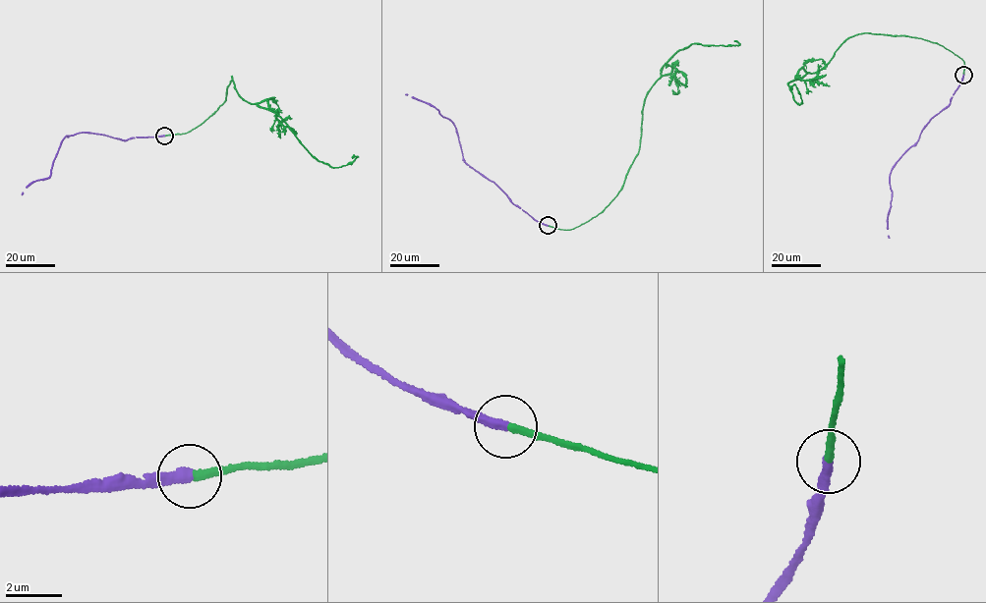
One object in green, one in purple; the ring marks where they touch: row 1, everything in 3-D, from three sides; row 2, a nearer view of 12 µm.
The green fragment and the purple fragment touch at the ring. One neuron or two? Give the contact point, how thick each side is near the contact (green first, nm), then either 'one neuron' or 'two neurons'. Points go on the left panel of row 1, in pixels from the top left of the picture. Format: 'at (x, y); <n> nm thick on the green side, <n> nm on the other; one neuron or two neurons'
at (164, 136); 280 nm thick on the green side, 380 nm on the other; one neuron

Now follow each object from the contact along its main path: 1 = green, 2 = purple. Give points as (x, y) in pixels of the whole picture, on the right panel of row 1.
1: (963, 75), (962, 60), (938, 43), (865, 32), (788, 82), (802, 103), (791, 88)
2: (963, 75), (949, 104), (922, 130), (890, 174), (889, 238)

